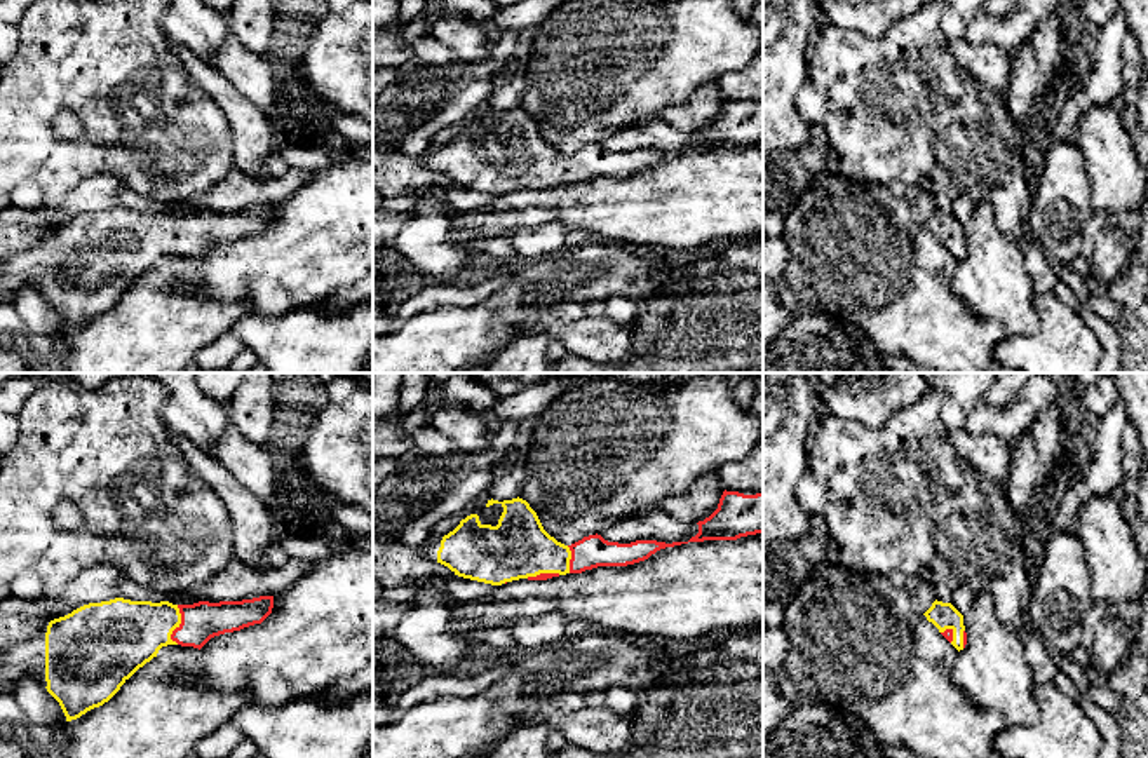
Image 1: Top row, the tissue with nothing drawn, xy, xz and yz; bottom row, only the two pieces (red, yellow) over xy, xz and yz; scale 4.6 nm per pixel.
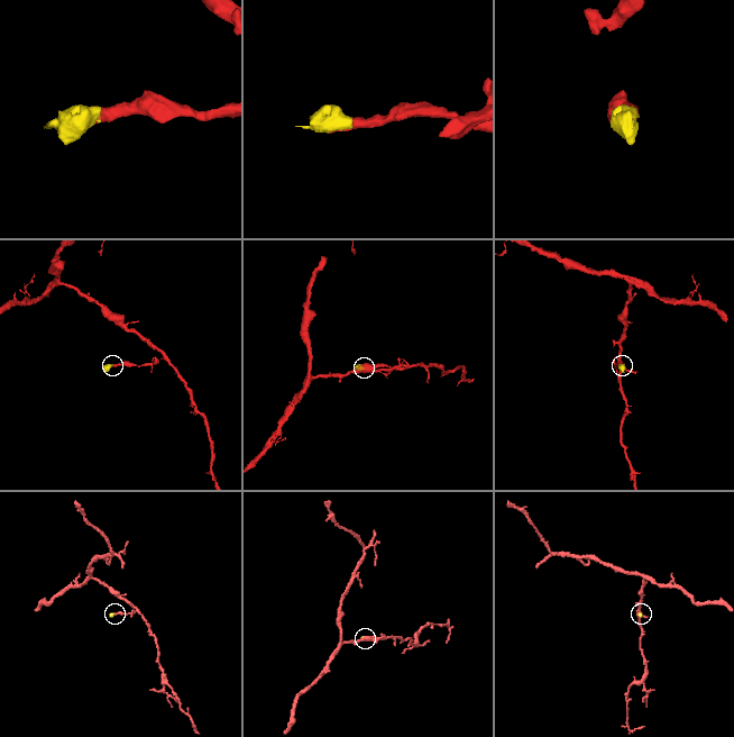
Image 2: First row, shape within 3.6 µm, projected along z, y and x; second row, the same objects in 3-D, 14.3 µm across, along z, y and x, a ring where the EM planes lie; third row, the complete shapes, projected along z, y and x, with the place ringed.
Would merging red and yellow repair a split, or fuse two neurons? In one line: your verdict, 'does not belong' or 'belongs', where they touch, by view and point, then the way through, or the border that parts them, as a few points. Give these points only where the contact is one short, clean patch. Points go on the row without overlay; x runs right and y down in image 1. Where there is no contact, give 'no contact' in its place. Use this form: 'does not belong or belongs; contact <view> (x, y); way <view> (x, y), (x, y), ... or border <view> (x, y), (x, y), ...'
belongs; contact xy (180, 234); way xy (201, 230), (180, 234), (154, 234), (128, 244)

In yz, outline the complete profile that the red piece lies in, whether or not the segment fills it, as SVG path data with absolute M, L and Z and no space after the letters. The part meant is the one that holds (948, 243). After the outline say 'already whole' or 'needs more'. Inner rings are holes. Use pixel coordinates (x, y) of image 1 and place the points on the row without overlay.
M935 209L923 225L958 261L965 258L967 242L963 225L951 213Z; needs more

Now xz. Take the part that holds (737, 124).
M725 99L718 118L697 134L699 143L688 152L737 150L763 143L763 103L744 105Z; already whole

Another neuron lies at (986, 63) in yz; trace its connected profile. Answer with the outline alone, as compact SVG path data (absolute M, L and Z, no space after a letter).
M958 38L949 42L956 63L979 84L986 84L995 92L1003 94L1010 80L1010 52L986 42L967 42Z

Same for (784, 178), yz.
M798 152L763 153L763 237L780 237L791 209L810 181Z

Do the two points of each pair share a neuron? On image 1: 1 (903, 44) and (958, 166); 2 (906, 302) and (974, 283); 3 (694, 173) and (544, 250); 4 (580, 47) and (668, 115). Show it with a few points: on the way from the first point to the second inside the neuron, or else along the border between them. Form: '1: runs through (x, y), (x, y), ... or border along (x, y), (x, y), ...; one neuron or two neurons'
1: runs through (906, 77), (906, 122), (925, 142); one neuron
2: border along (957, 262), (953, 291), (981, 318); two neurons
3: border along (525, 230), (549, 223), (561, 223), (568, 230); two neurons
4: border along (697, 86), (685, 101), (669, 105), (657, 117); two neurons

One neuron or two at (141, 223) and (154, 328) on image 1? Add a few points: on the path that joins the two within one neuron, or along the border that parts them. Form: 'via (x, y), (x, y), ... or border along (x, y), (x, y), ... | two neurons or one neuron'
border along (185, 257), (164, 255), (117, 300) | two neurons

